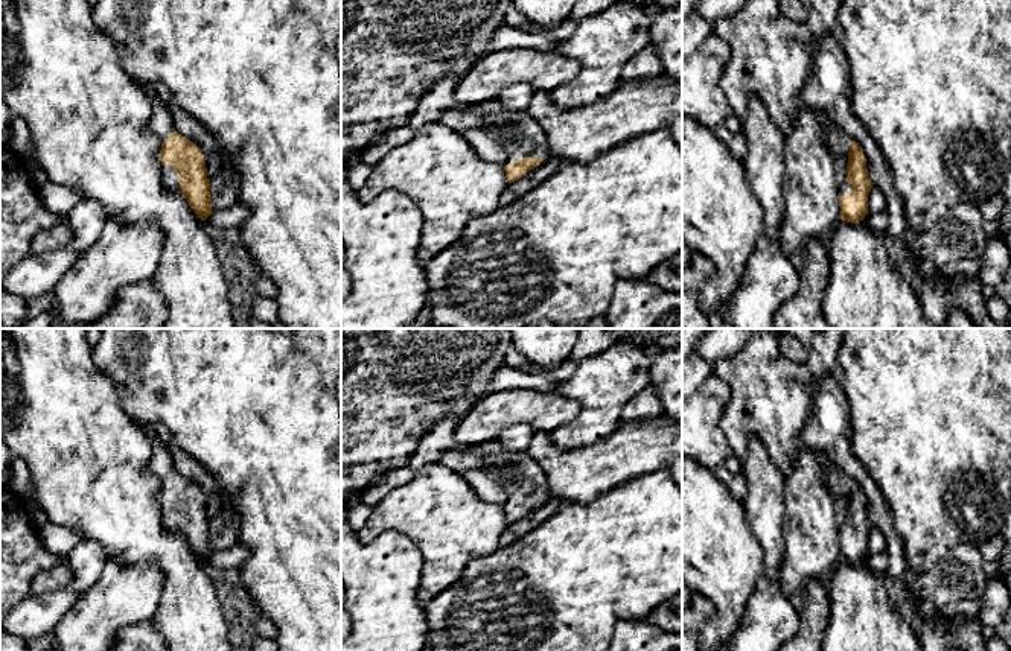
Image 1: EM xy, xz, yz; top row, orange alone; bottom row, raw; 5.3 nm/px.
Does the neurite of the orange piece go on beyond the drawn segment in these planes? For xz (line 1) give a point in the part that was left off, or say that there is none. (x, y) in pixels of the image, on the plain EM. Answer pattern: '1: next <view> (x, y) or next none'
1: next xz (500, 476)

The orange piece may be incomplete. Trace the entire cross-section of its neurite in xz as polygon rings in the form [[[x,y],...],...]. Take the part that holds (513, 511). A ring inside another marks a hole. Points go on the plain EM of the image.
[[[496,440],[448,452],[439,464],[461,475],[481,500],[501,507],[509,523],[550,496],[539,464],[527,452],[509,450]]]

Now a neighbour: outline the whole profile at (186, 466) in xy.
[[[178,446],[171,449],[174,472],[193,482],[204,494],[207,519],[212,520],[225,507],[222,487],[218,479],[195,458]]]

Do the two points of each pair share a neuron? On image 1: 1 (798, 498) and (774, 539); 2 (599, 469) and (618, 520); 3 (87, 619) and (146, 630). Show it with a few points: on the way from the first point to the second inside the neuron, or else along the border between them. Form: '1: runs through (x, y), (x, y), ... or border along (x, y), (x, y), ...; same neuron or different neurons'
1: border along (784, 490), (784, 557), (781, 562); different neurons
2: border along (640, 473), (591, 501), (574, 504); different neurons
3: border along (151, 616), (122, 627), (114, 635); different neurons

